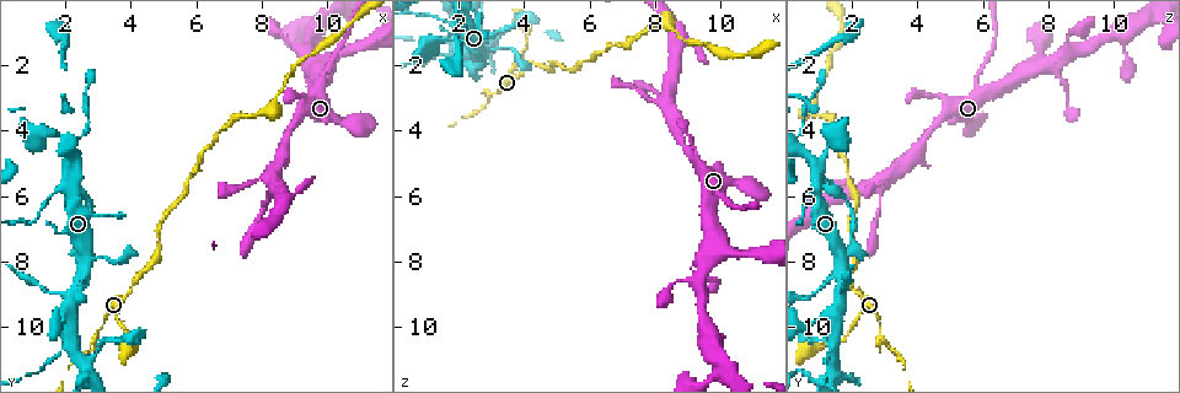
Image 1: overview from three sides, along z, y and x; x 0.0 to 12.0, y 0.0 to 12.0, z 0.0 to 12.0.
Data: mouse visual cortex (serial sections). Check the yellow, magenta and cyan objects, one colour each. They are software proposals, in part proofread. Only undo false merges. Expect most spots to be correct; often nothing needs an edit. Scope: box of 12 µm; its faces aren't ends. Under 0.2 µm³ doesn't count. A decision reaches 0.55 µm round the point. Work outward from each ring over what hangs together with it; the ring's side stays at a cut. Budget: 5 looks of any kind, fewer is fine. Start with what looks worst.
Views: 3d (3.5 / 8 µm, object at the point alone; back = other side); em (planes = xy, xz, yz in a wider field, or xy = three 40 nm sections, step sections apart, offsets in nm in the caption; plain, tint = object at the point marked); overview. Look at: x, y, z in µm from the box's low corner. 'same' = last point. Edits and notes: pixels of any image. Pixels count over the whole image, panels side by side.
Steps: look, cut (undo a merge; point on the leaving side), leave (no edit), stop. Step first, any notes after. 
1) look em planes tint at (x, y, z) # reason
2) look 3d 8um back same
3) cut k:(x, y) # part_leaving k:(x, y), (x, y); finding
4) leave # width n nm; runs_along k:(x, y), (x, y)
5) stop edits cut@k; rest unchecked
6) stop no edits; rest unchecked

look 3d 3.5um back at (8.5, 2.8, 1.0) # calibre changes

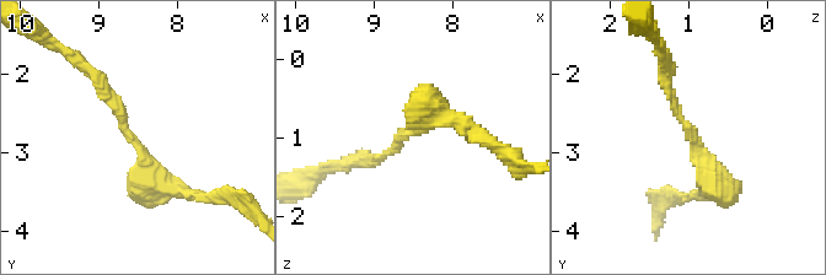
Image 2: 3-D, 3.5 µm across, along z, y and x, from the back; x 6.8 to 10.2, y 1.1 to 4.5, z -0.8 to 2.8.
look em xy step 3 tint at (8.45, 2.90, 0.85) # arm_widths 150, 200 nm

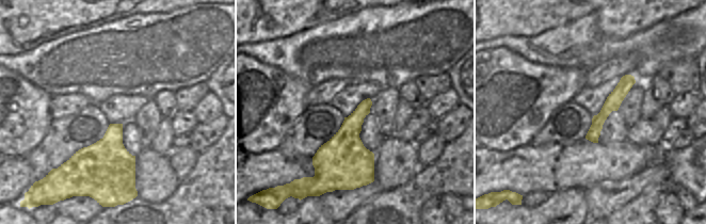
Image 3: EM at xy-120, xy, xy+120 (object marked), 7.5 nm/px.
leave # runs_along 2:(192, 194), (146, 168), (98, 81); all the same cell

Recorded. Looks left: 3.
look 3d 3.5um at (2.1, 5.2, 0.9) # sharp bend

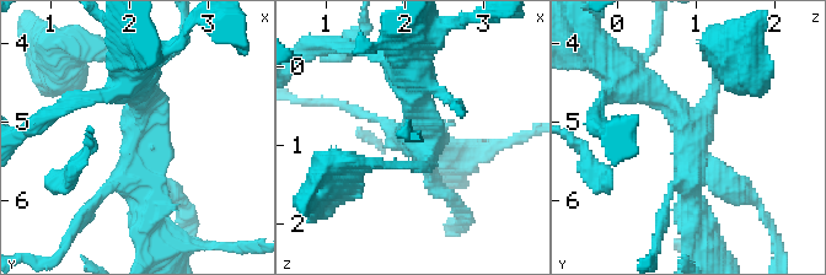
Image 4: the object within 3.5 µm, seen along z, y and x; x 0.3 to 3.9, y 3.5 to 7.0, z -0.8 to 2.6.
look em xy step 3 tint at (2.15, 5.15, 0.95)

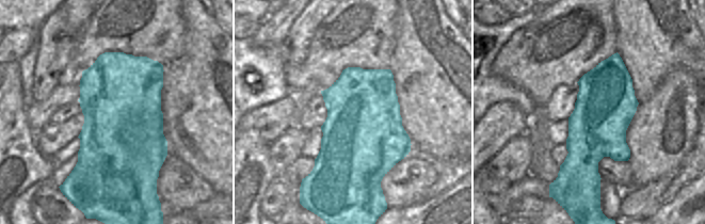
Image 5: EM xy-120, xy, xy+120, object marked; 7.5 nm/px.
leave # runs_along 4:(691, 213), (717, 63); all the same cell

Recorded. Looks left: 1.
stop no edits; rest unchecked

